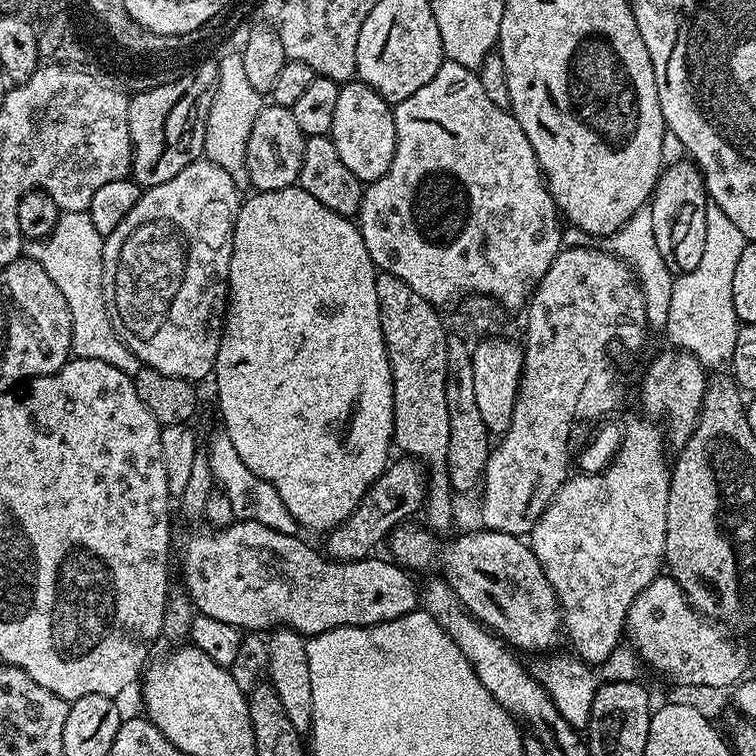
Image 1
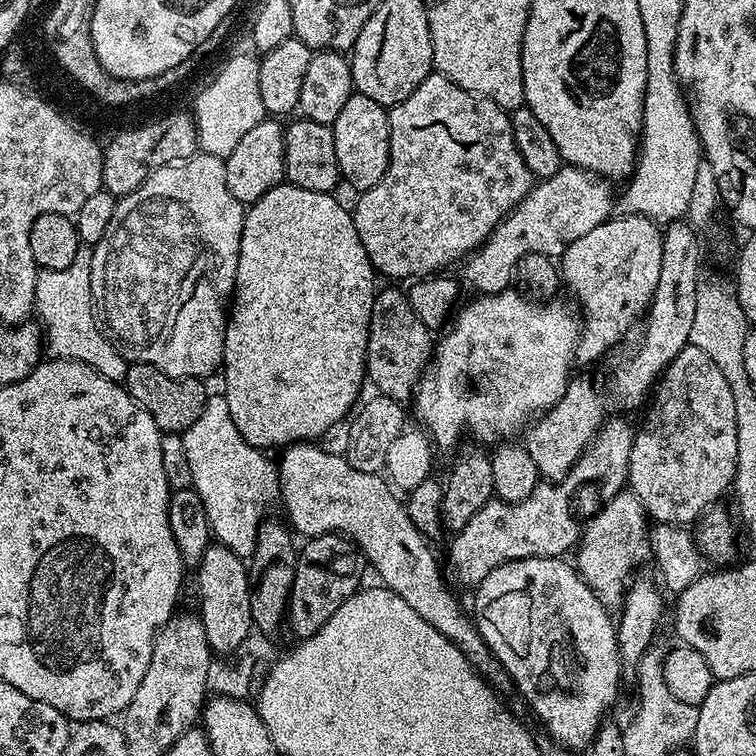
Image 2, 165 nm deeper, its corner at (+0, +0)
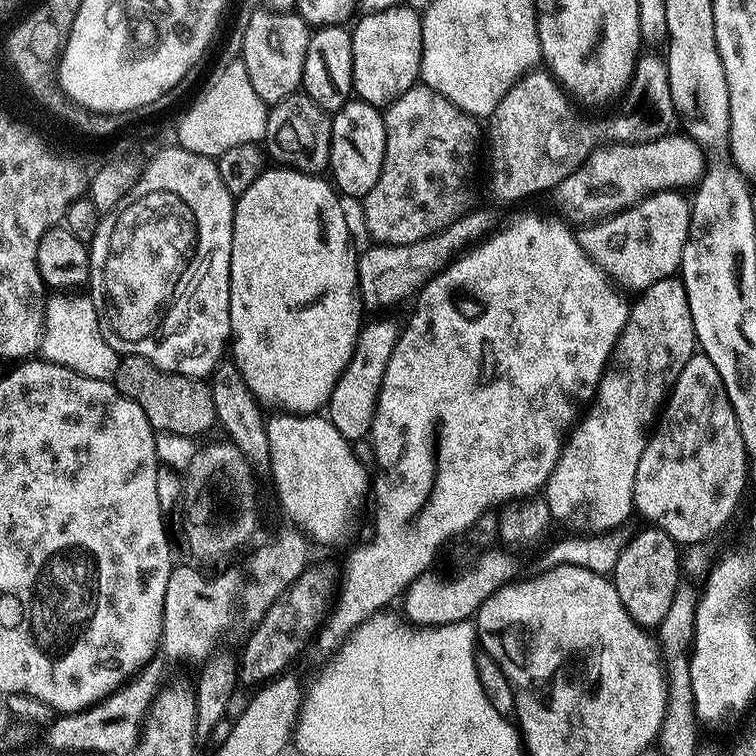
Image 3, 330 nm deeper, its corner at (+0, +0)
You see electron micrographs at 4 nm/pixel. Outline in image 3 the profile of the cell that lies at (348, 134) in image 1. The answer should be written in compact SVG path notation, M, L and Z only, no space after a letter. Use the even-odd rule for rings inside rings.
M350 98L332 116L332 141L330 142L330 180L345 197L362 198L378 182L386 150L386 130L381 109L365 100Z

